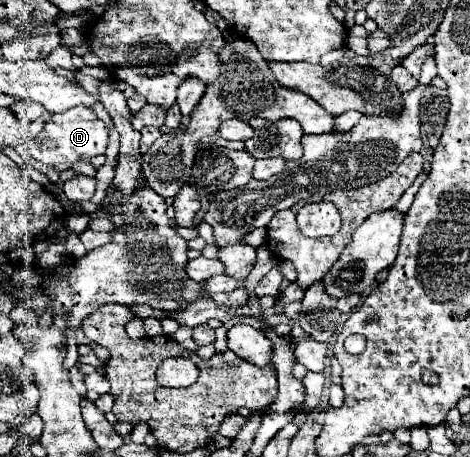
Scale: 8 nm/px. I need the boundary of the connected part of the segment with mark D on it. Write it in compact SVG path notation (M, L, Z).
M74 106L66 112L52 114L52 118L44 124L38 138L28 148L30 158L46 164L56 166L60 162L76 162L76 160L90 160L92 156L104 154L108 144L108 130L106 126L96 118L96 114L86 106Z

